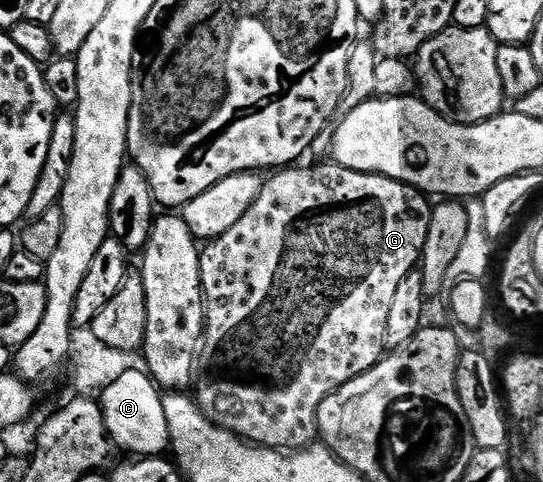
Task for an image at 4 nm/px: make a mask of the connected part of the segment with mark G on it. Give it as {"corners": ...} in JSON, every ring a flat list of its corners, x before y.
{"corners":[[323,161,320,167,292,165,276,170,272,179,264,182,261,193,253,205,231,229,221,237,210,240,200,250,199,268,203,286,205,326,201,336,201,350,197,355,197,374,193,379,193,398,199,412,211,423,224,427,240,439,261,447,286,449,288,452,310,447,319,435,317,413,321,401,353,377,373,369,385,354,385,325,389,325,389,308,397,289,409,273,420,266,425,237,429,237,432,200,424,192,384,175,345,169,340,163]]}

